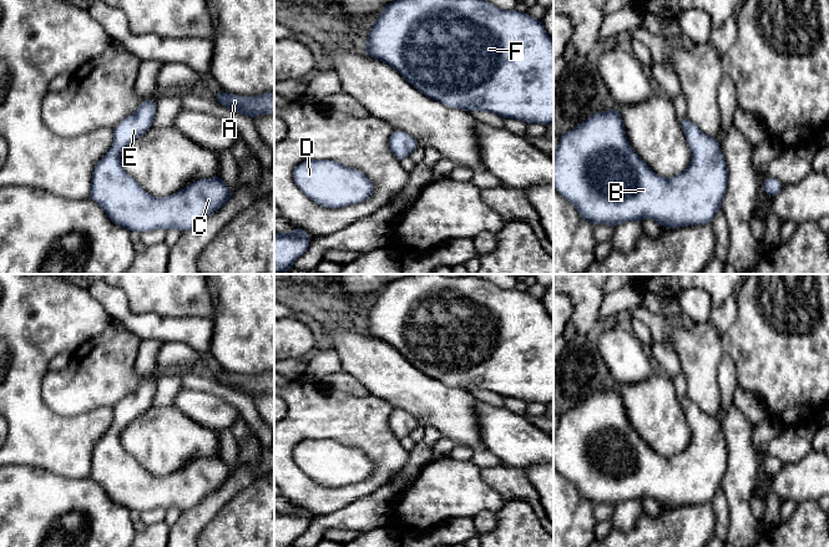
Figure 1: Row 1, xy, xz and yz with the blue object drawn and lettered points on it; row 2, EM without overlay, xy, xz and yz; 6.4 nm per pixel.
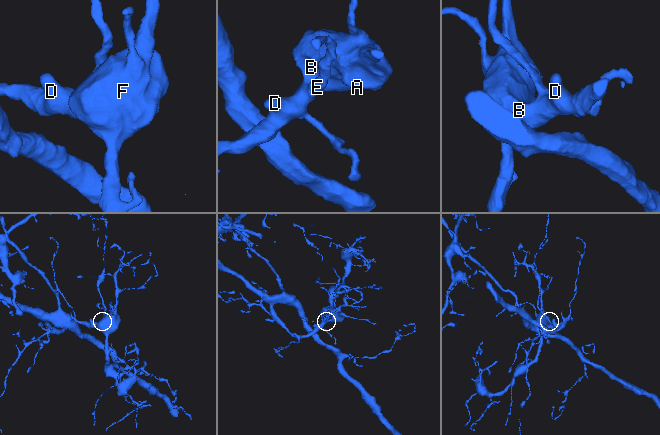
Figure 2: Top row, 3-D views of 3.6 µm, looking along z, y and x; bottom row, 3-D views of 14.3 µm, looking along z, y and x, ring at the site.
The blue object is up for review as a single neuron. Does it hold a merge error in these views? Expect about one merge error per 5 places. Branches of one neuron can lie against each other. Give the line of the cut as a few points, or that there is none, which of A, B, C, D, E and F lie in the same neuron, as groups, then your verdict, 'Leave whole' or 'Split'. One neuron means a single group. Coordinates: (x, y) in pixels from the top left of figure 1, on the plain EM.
No split. Groups: A B C D E F. Leave whole

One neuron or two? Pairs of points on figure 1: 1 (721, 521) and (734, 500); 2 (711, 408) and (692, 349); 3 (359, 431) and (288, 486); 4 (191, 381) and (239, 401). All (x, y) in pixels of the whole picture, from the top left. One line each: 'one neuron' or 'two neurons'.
1: two neurons
2: one neuron
3: one neuron
4: one neuron

